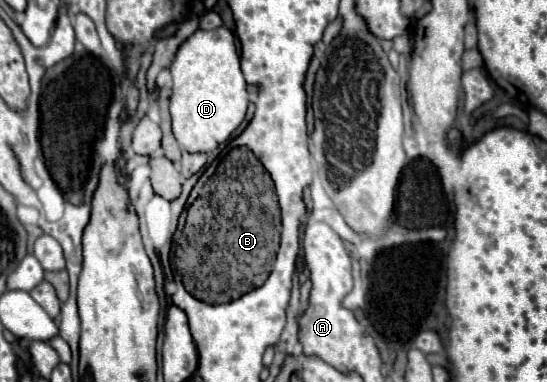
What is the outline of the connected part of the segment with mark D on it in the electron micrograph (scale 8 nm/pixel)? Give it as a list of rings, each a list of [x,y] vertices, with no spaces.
[[[198,29],[176,51],[170,65],[174,79],[170,97],[172,131],[182,149],[188,153],[210,153],[230,139],[246,117],[248,91],[240,69],[240,55],[230,29]]]

